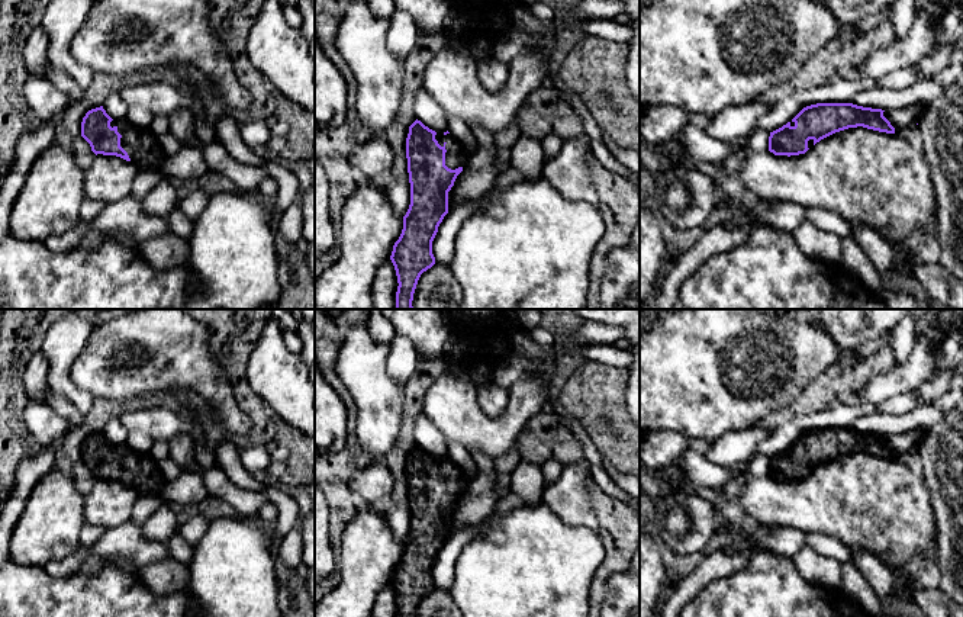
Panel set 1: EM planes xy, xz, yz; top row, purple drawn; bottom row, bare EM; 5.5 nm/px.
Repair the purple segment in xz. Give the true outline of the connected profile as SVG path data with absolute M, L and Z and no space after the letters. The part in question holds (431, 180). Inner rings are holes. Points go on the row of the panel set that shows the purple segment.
M418 119L409 126L406 158L410 205L390 256L399 283L396 309L413 309L418 280L435 264L432 241L448 213L448 192L468 157L448 131L437 134Z

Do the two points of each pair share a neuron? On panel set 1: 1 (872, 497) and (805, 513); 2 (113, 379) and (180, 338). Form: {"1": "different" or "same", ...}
{"1": "same", "2": "same"}

